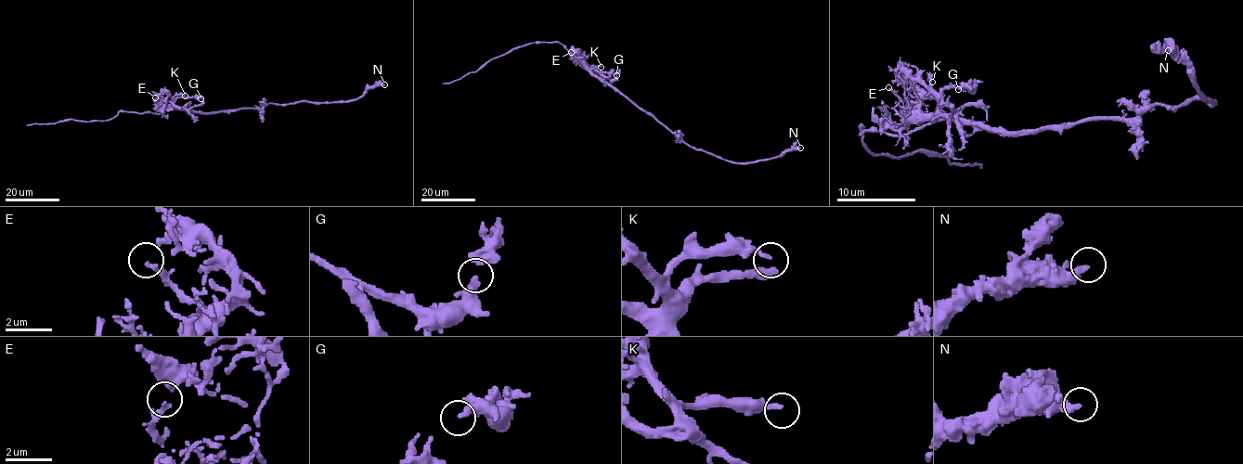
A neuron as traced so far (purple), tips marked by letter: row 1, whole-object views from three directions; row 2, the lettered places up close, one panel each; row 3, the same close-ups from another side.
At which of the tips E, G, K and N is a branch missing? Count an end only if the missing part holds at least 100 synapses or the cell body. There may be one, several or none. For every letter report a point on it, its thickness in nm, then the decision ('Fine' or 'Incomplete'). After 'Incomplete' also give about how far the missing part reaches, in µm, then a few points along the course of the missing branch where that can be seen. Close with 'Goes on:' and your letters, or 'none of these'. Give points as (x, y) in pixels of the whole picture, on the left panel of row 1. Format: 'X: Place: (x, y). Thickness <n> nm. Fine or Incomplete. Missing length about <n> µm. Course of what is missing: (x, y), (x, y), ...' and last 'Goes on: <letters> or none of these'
E: Place: (155, 97). Thickness 140 nm. Fine
G: Place: (200, 98). Thickness 240 nm. Fine
K: Place: (185, 96). Thickness 200 nm. Fine
N: Place: (384, 84). Thickness 320 nm. Fine
Goes on: none of these

